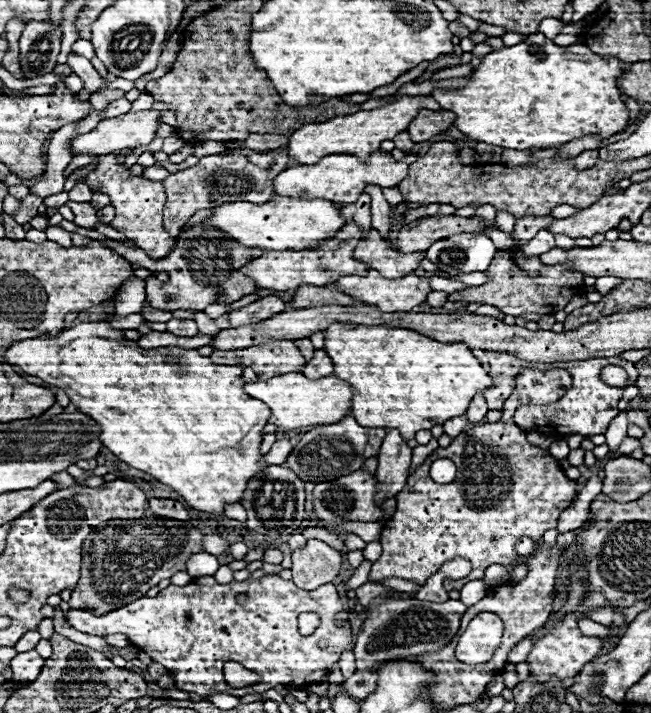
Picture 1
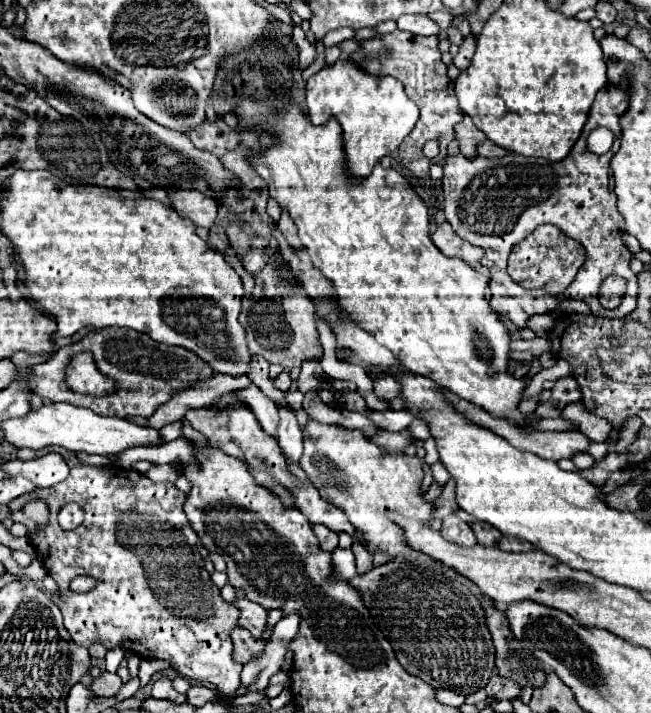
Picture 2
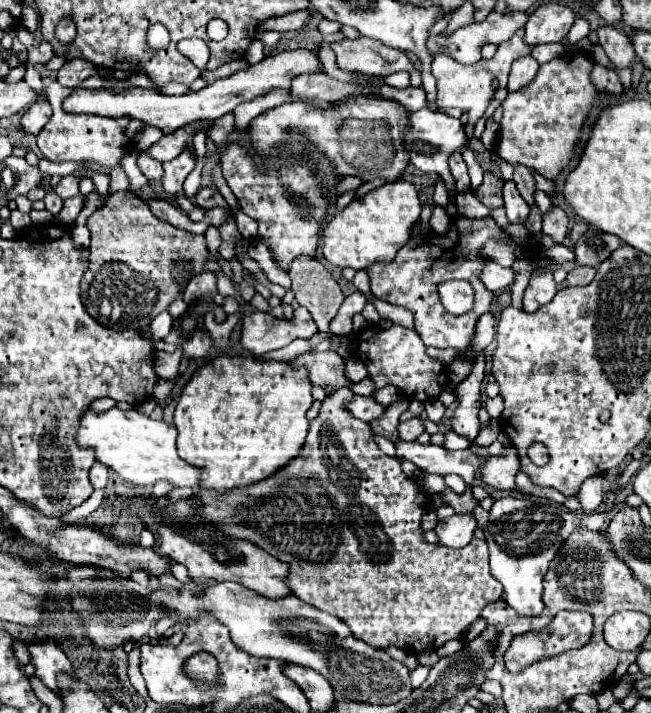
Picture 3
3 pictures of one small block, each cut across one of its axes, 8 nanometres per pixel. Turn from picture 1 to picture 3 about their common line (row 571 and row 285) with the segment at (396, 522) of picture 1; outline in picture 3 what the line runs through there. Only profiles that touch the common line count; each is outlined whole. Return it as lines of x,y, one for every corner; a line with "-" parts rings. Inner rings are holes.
454,216
450,220
448,232
444,234
436,234
432,230
422,232
422,224
416,222
416,230
412,232
412,242
408,242
408,246
404,246
404,250
400,250
400,254
396,254
392,262
380,262
380,266
368,268
372,294
390,304
408,308
414,314
416,332
420,334
426,346
454,348
458,354
462,354
472,346
478,318
484,312
488,312
498,298
496,292
490,292
480,280
480,274
488,262
488,258
482,254
484,244
488,240
498,240
498,242
510,240
510,236
494,222
492,216
484,220
-
446,280
468,280
472,284
476,296
474,296
474,308
470,312
462,316
452,316
446,312
438,296
438,284

